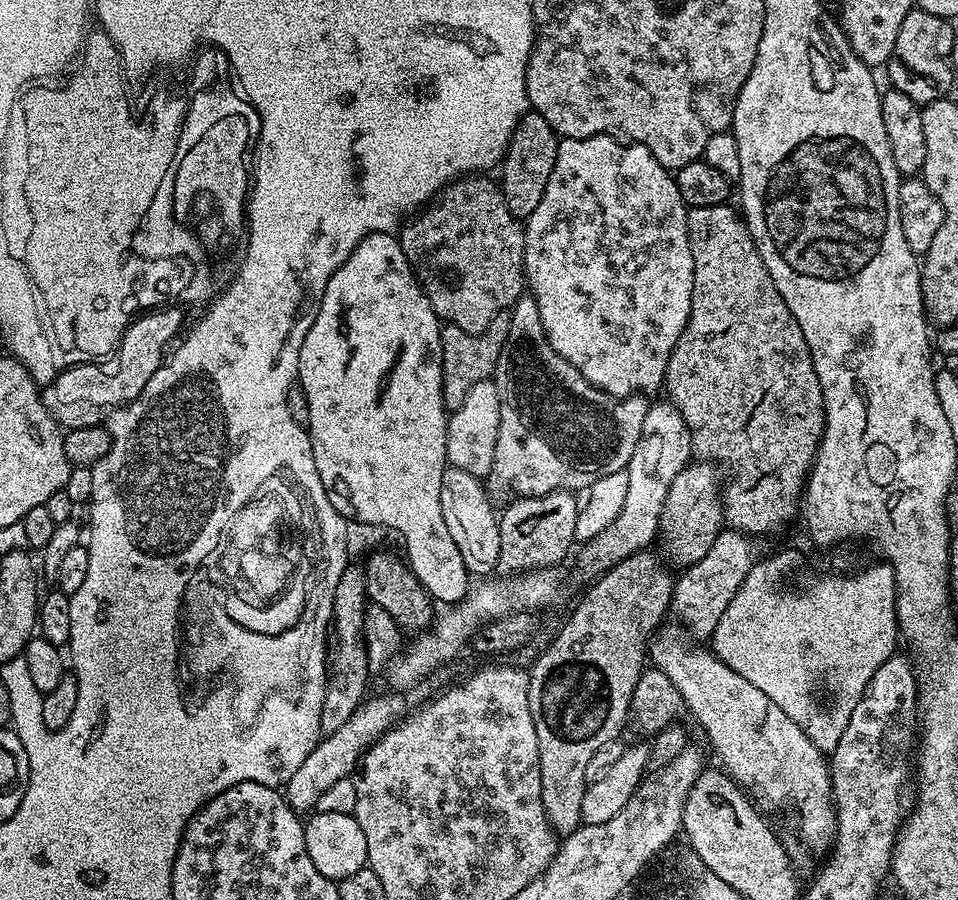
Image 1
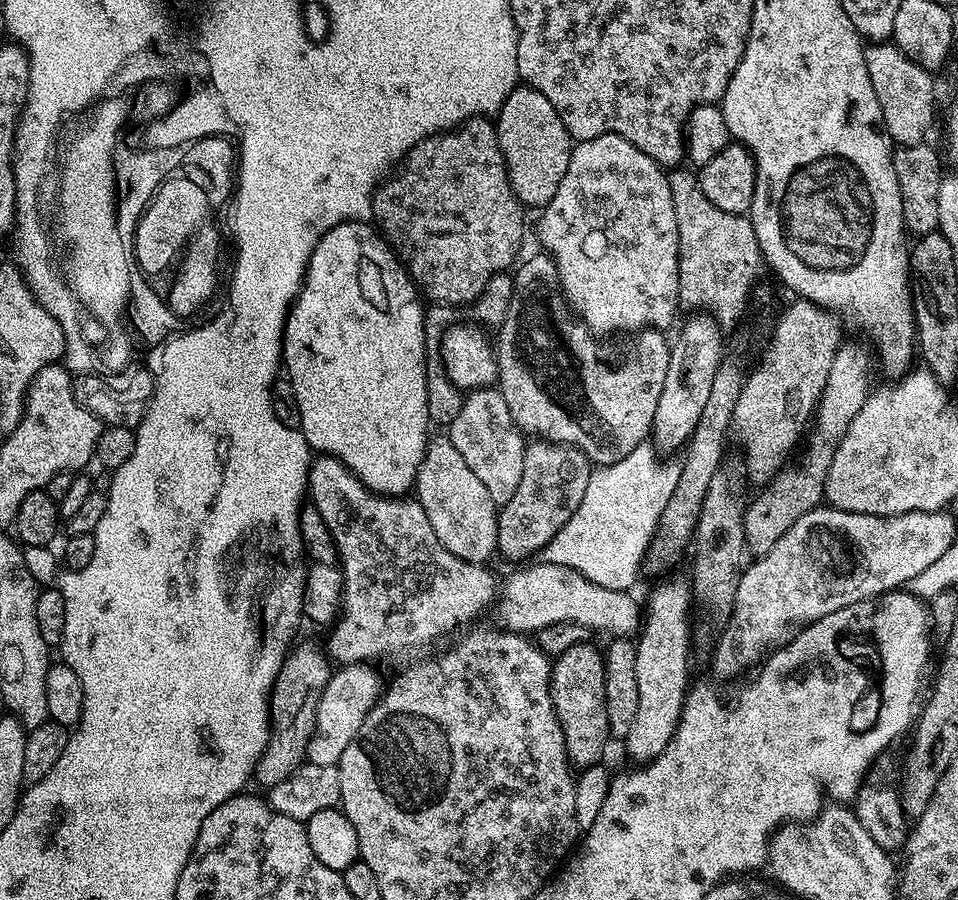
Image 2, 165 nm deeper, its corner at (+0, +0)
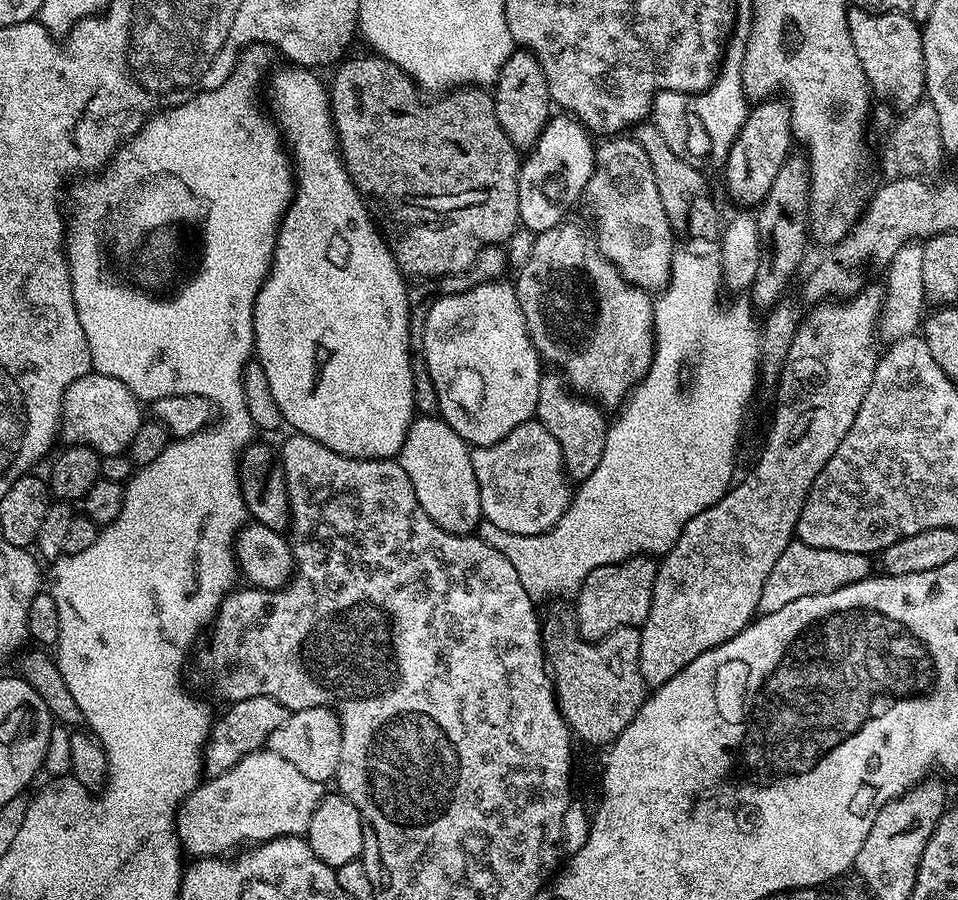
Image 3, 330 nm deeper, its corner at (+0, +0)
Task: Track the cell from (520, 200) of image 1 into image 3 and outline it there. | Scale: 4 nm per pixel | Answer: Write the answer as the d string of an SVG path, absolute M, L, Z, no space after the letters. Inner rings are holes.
M512 51L510 58L500 67L500 77L496 79L492 101L498 122L502 130L506 130L510 142L517 149L531 149L554 112L552 95L546 86L546 74L542 74L542 66L532 52Z

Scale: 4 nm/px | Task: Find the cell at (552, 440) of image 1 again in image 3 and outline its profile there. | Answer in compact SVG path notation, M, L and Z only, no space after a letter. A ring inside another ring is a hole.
M565 222L556 225L555 228L539 233L535 237L532 249L528 252L528 261L520 268L520 277L514 280L518 306L522 308L522 318L526 322L526 330L530 334L530 342L536 348L541 361L545 365L557 364L559 375L564 377L564 383L572 389L578 396L585 397L595 402L601 409L619 409L627 401L630 393L636 385L644 379L644 375L650 370L652 356L656 352L656 331L652 329L654 322L654 300L645 289L629 284L628 280L615 268L614 265L600 252L600 247L596 245L593 233L584 228L579 228L576 224Z

